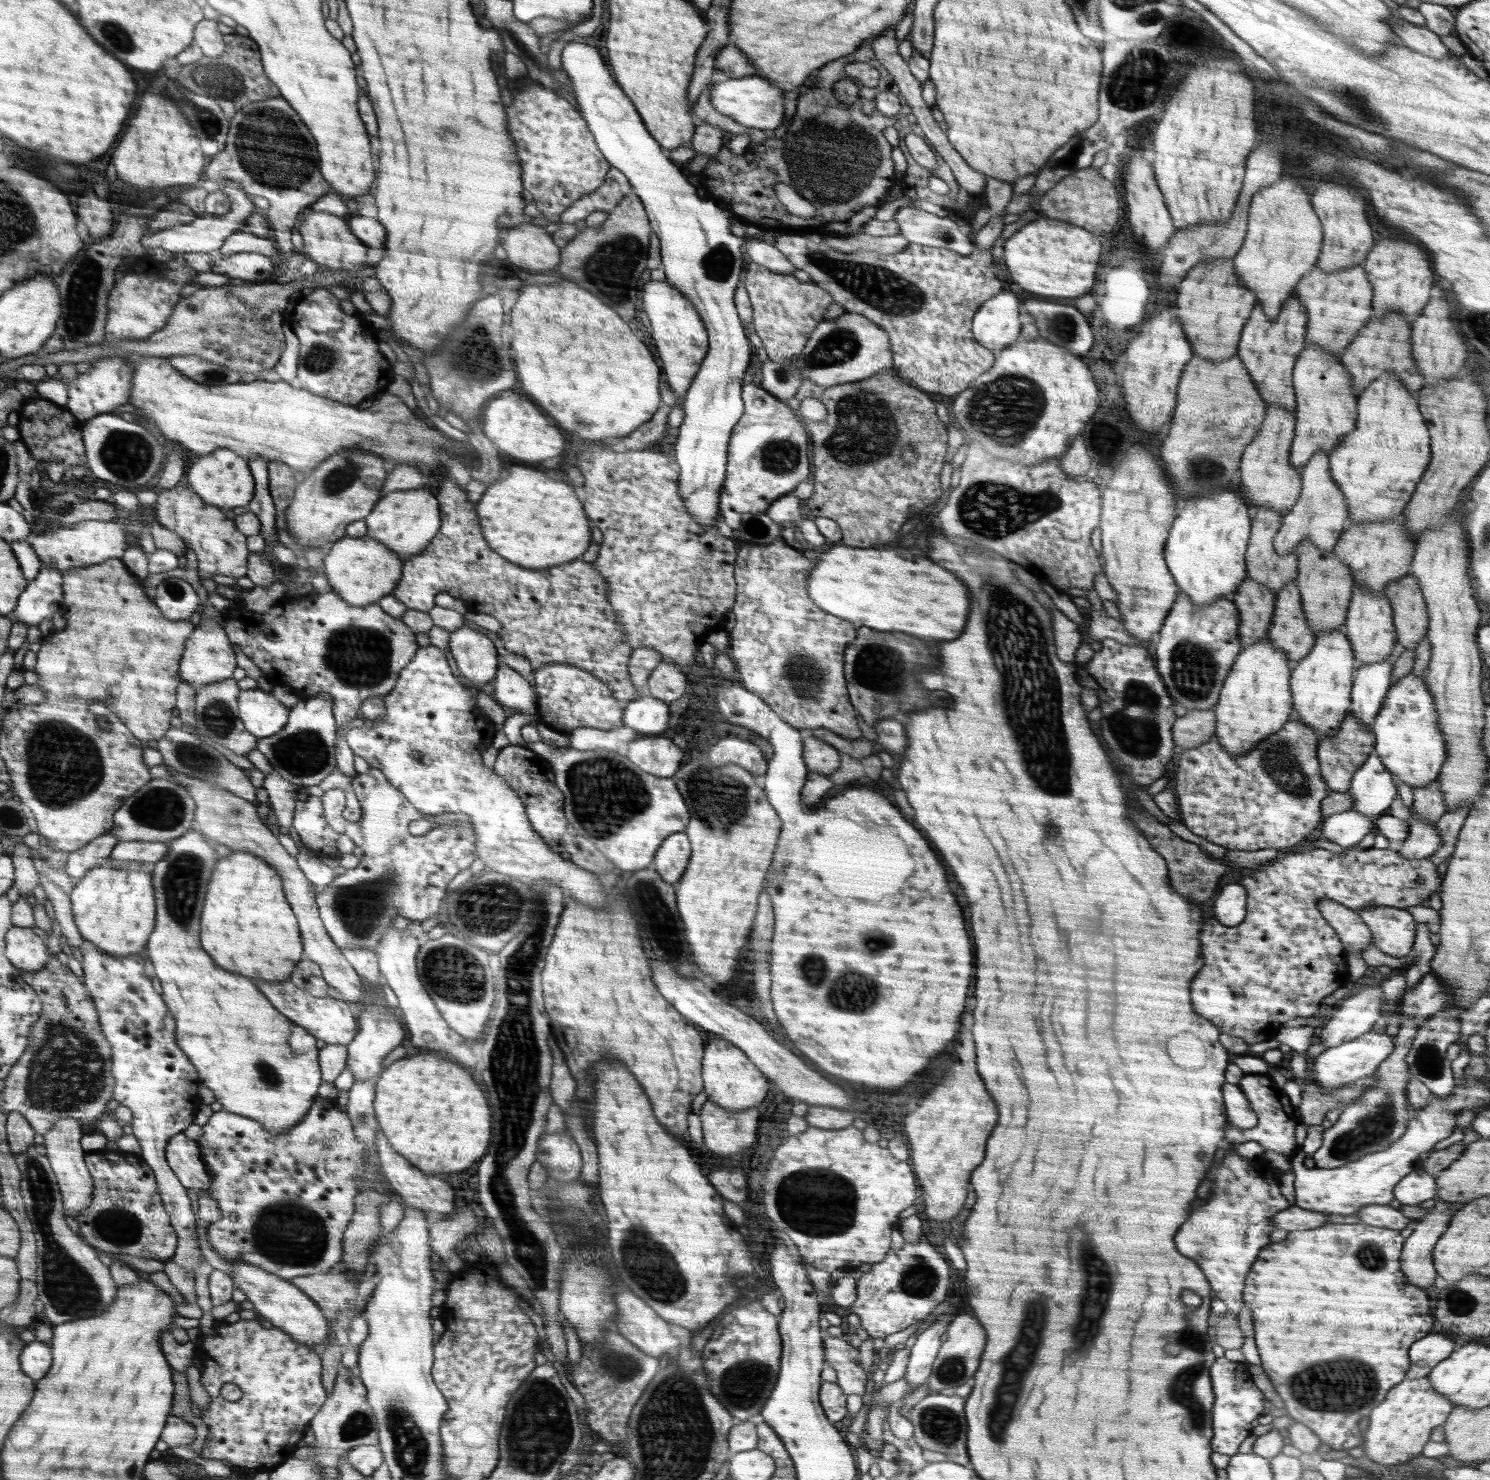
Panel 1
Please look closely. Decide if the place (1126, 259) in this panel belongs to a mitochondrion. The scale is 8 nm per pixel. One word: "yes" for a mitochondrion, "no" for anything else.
no

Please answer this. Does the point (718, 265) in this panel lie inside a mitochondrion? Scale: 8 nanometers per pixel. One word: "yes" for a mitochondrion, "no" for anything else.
yes

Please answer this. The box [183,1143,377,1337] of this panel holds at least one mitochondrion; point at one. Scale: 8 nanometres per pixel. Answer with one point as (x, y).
(300, 1240)

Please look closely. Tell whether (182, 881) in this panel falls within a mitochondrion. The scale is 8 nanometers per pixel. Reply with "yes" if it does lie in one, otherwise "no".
yes

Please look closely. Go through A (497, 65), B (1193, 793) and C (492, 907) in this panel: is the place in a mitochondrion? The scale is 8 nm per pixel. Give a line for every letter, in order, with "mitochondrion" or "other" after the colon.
A: other
B: other
C: mitochondrion

